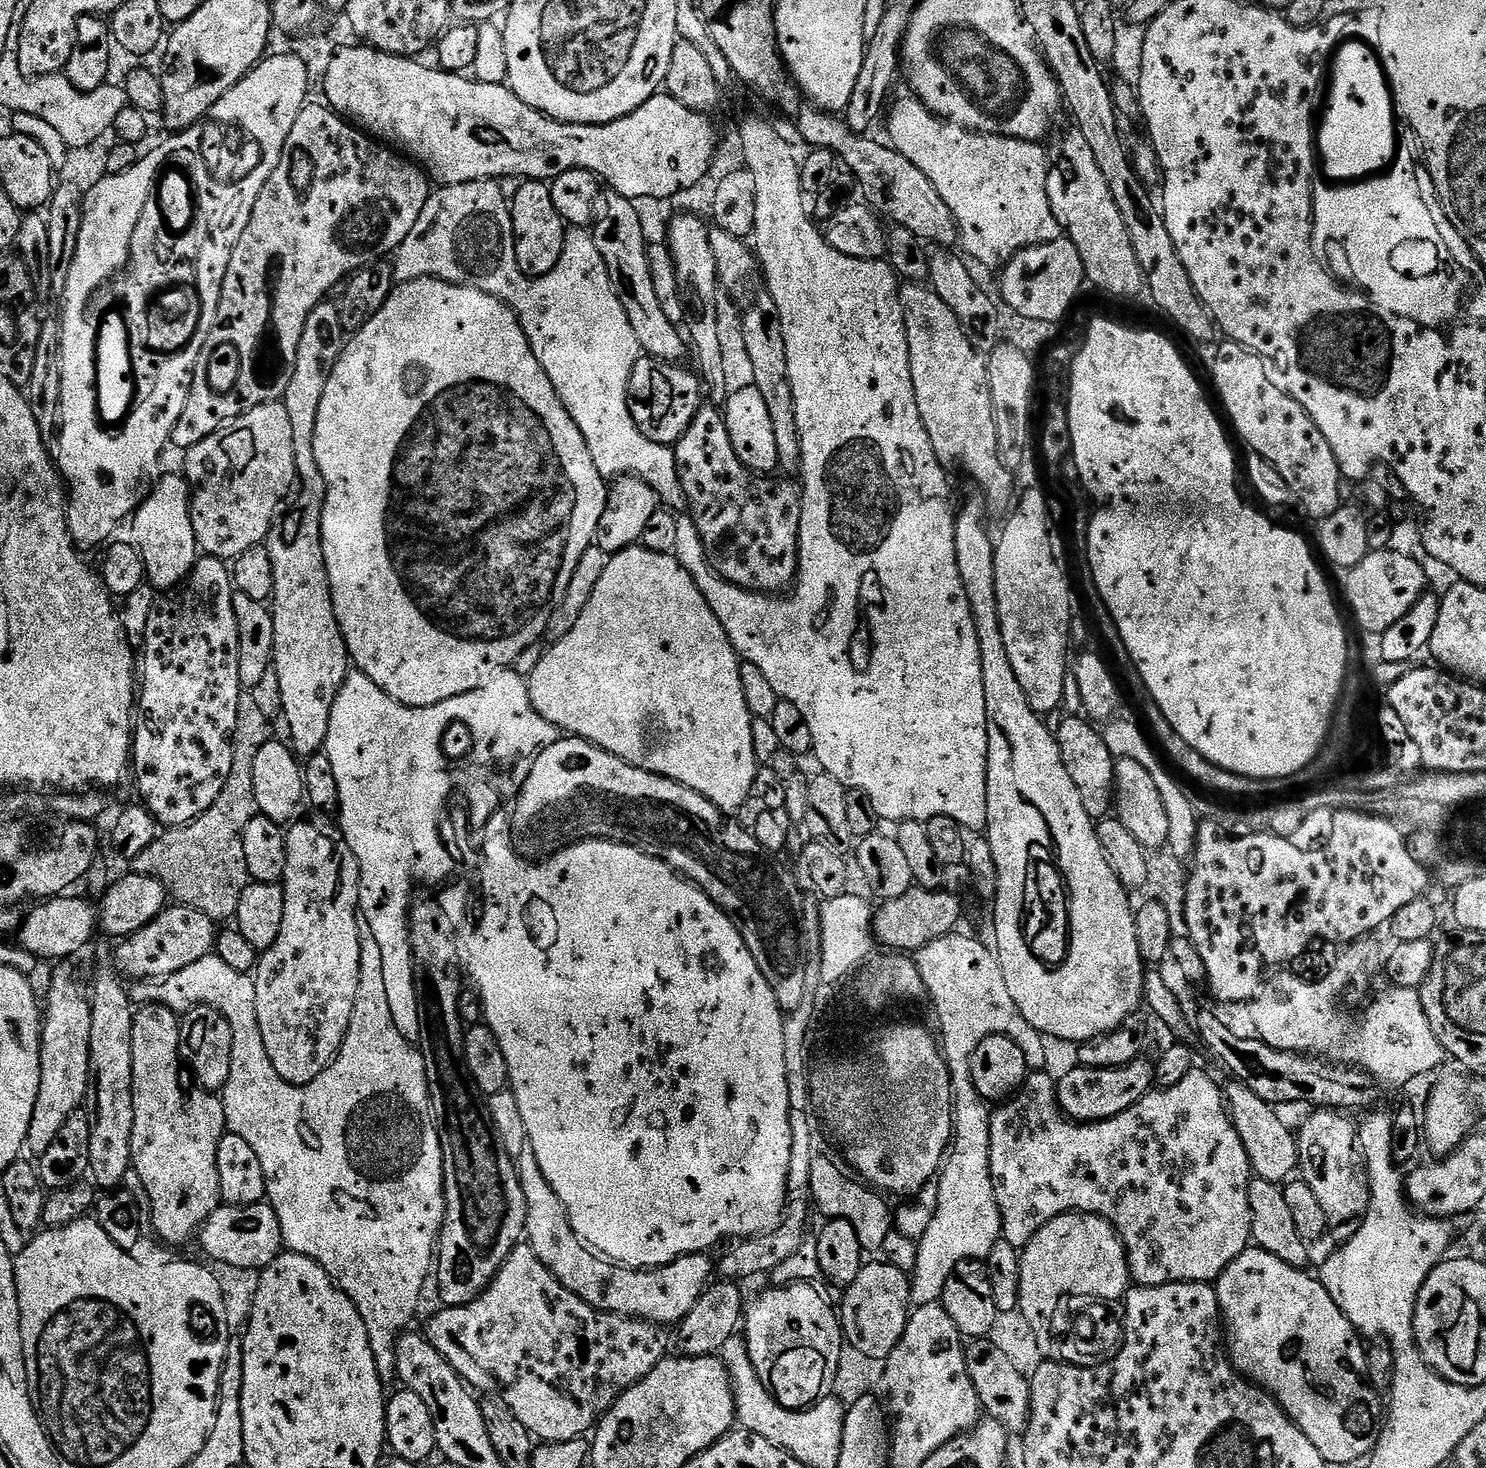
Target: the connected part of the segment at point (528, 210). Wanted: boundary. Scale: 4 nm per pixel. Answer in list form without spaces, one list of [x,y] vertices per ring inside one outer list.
[[[524,180],[521,188],[510,196],[510,223],[512,248],[516,251],[516,267],[523,276],[535,277],[550,274],[562,255],[566,223],[555,209],[547,183]]]

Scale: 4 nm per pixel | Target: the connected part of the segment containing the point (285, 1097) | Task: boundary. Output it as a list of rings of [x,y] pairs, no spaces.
[[[363,918],[358,922],[358,942],[360,943],[360,973],[358,974],[358,994],[356,1005],[350,1018],[350,1026],[346,1030],[346,1038],[340,1047],[340,1055],[329,1064],[328,1069],[314,1082],[299,1086],[286,1082],[274,1070],[274,1062],[270,1062],[270,1054],[266,1054],[266,1046],[262,1042],[262,1030],[258,1026],[258,1010],[256,1009],[256,982],[247,972],[239,972],[215,954],[204,956],[186,970],[178,970],[178,974],[165,976],[159,982],[136,982],[131,985],[131,999],[137,1005],[161,1004],[177,1014],[183,1014],[197,1006],[218,1010],[230,1022],[230,1034],[234,1038],[234,1050],[230,1054],[230,1078],[222,1089],[224,1101],[224,1122],[227,1131],[238,1134],[238,1138],[246,1138],[250,1146],[254,1146],[254,1154],[258,1154],[258,1162],[262,1162],[262,1174],[266,1176],[266,1200],[271,1204],[278,1218],[278,1226],[284,1239],[284,1248],[296,1252],[300,1256],[308,1256],[328,1277],[342,1289],[354,1302],[358,1314],[362,1314],[362,1322],[366,1322],[366,1334],[370,1342],[370,1350],[376,1359],[376,1369],[381,1381],[395,1381],[396,1375],[396,1342],[400,1339],[404,1328],[416,1316],[420,1308],[420,1295],[424,1292],[424,1283],[429,1283],[430,1273],[434,1268],[434,1249],[438,1244],[440,1228],[444,1224],[444,1155],[438,1138],[436,1120],[432,1116],[432,1099],[426,1082],[426,1066],[419,1051],[409,1044],[402,1034],[398,1034],[398,1026],[394,1026],[394,1018],[390,1018],[390,1006],[386,1002],[386,981],[382,974],[382,953],[374,933],[370,930],[370,922]]]

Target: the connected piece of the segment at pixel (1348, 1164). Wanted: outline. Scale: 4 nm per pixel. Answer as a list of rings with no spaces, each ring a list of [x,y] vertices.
[[[1316,1110],[1295,1133],[1296,1159],[1302,1179],[1314,1190],[1314,1198],[1322,1208],[1325,1225],[1329,1229],[1340,1228],[1343,1224],[1355,1225],[1368,1210],[1368,1182],[1362,1171],[1362,1156],[1358,1151],[1358,1128],[1347,1120],[1347,1115],[1336,1110]]]

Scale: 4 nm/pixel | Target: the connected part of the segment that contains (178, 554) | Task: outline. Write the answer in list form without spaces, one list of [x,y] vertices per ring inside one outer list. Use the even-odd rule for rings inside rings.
[[[180,474],[162,476],[151,485],[139,508],[130,517],[131,539],[140,551],[147,583],[156,590],[172,590],[187,580],[196,565],[198,549],[192,525],[188,481]]]

